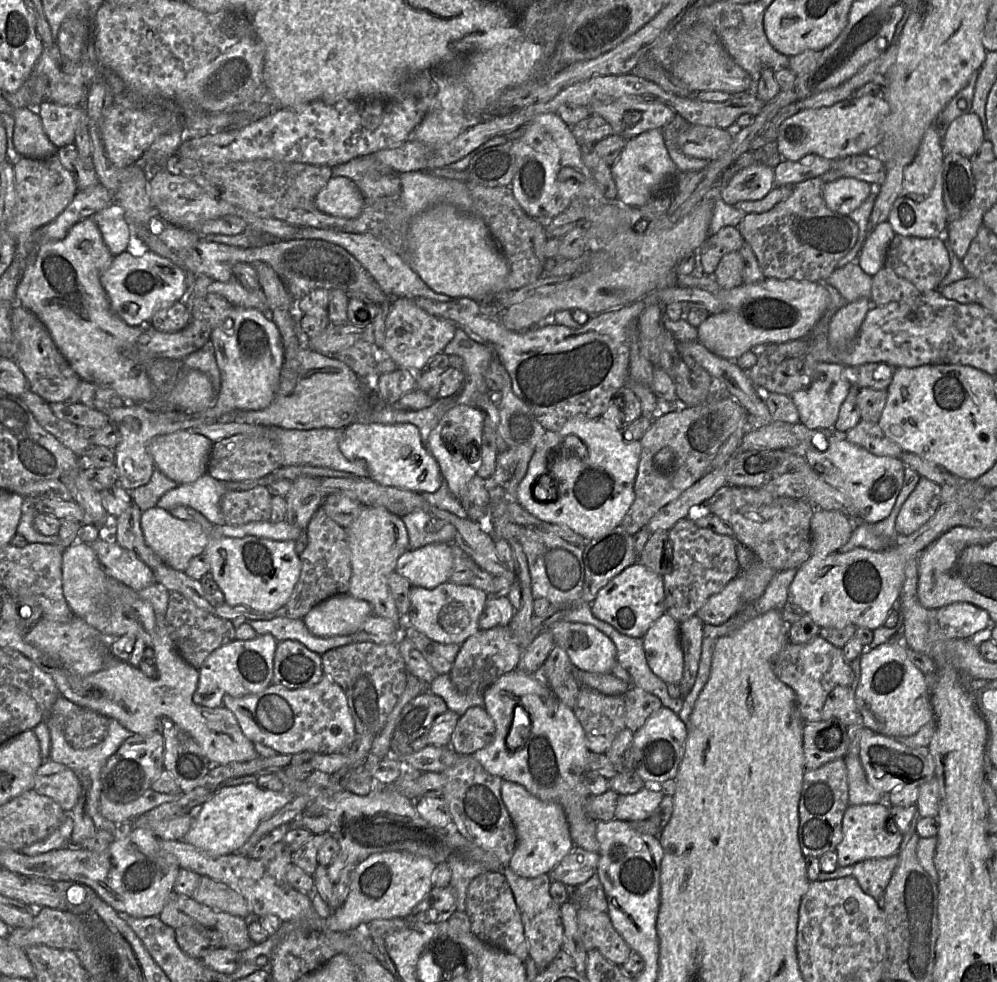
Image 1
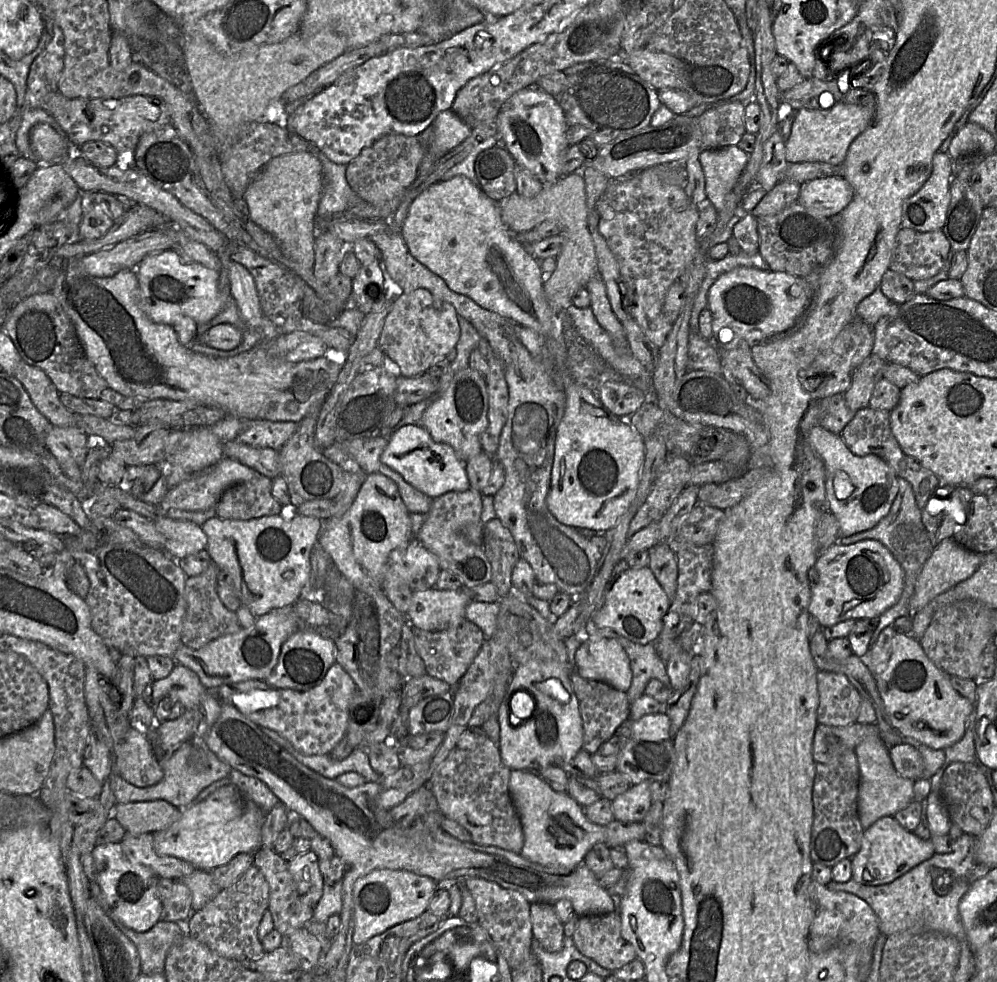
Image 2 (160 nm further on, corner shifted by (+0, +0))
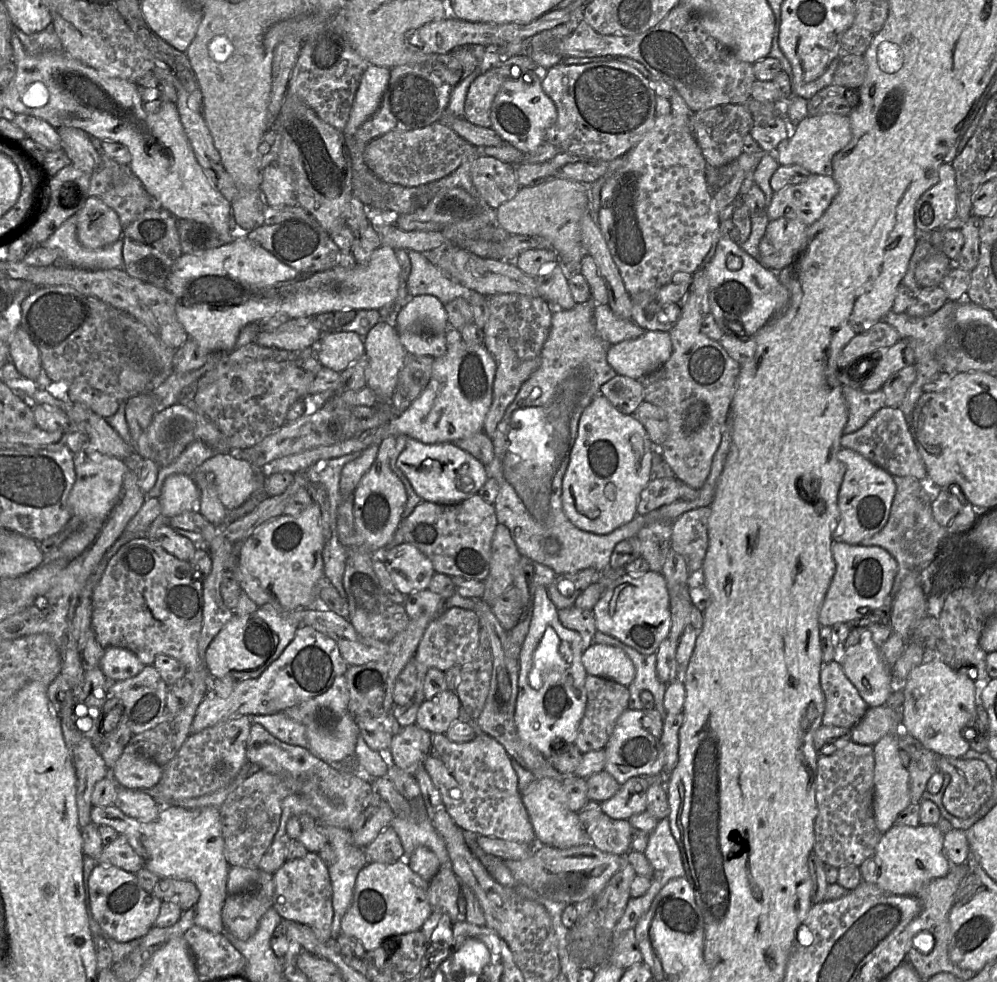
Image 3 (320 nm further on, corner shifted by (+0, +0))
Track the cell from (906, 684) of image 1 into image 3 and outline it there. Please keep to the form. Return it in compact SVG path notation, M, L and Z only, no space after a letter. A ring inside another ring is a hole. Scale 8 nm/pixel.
M940 658L928 663L921 663L911 671L905 681L905 699L901 708L901 729L917 739L924 748L936 754L962 757L971 749L970 743L963 737L963 732L965 733L965 728L975 727L977 719L976 691L974 681L953 670Z

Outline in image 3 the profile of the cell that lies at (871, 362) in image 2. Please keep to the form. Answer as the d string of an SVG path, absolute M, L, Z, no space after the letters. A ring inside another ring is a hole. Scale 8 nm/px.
M900 340L881 353L878 363L872 373L860 385L860 389L867 393L881 389L892 374L914 364L914 349L907 340Z

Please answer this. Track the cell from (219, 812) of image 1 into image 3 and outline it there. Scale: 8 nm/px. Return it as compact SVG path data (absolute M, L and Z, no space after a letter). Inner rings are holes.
M114 805L93 806L90 818L97 826L111 826L119 835L124 835L142 858L144 867L159 878L192 881L200 892L195 906L195 925L213 933L224 933L221 910L228 895L227 878L231 866L224 853L219 808L206 806L189 809L177 805L165 806L161 808L155 820L140 822L125 815Z

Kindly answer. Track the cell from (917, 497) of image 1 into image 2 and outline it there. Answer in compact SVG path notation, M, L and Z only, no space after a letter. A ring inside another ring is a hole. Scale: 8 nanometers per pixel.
M869 407L860 409L845 426L841 436L853 454L858 456L875 454L892 467L897 477L906 479L912 486L916 504L921 511L927 506L936 489L943 484L933 472L903 452L891 431L890 411L874 410Z

